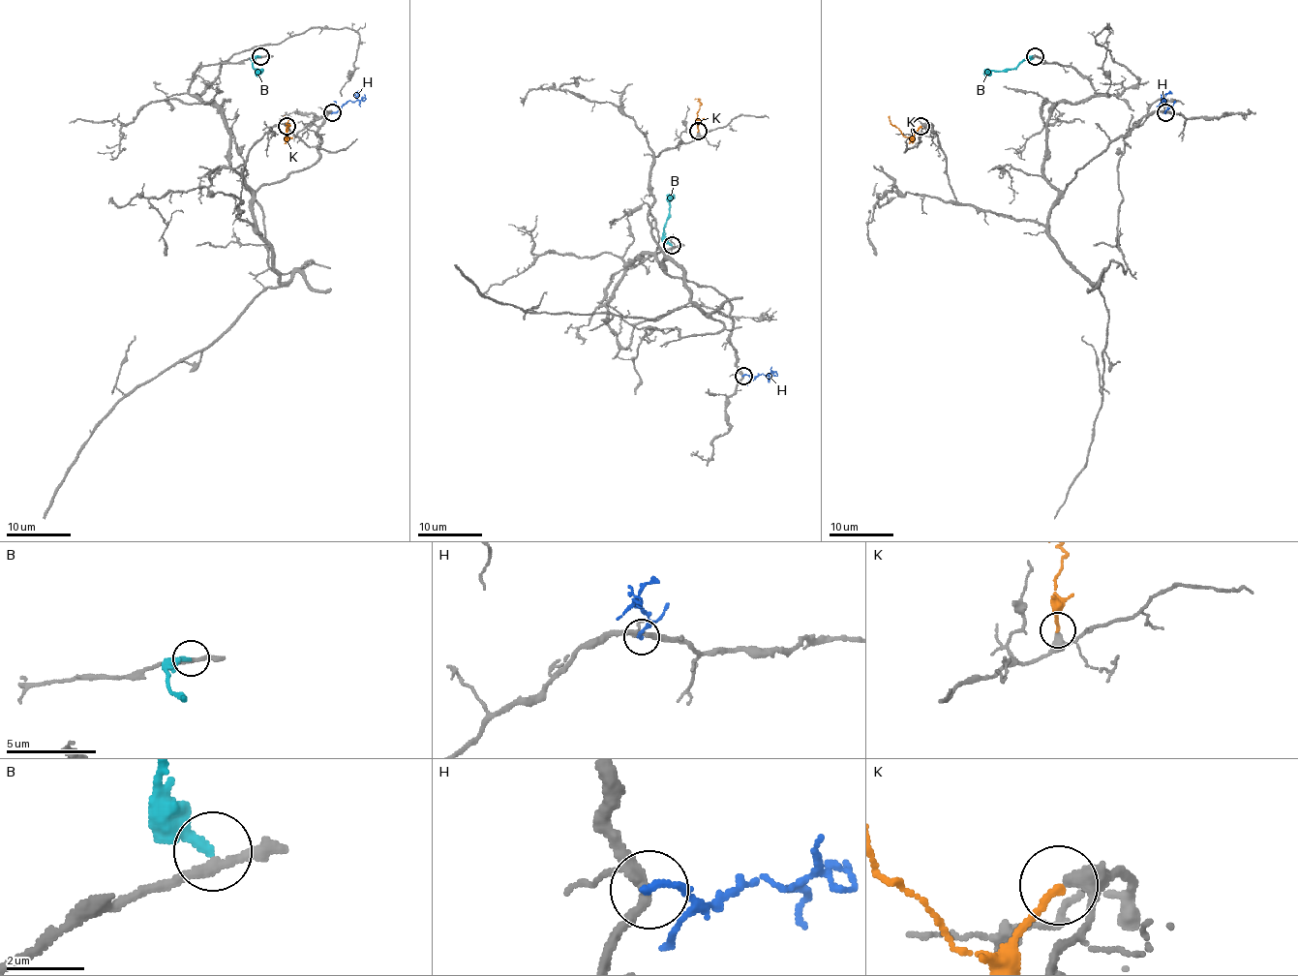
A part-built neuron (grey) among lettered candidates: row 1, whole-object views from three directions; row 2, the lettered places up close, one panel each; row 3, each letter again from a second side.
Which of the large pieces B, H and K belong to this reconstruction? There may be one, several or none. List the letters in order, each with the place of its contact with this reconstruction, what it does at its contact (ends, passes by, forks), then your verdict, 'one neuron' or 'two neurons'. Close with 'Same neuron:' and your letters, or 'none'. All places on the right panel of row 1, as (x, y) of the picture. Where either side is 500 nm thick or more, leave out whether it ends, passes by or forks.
B: meets grey at (1035, 56); it ends there; two neurons
H: meets grey at (1165, 112); it ends there; two neurons
K: meets grey at (920, 126); it ends there; one neuron
Same neuron: K

